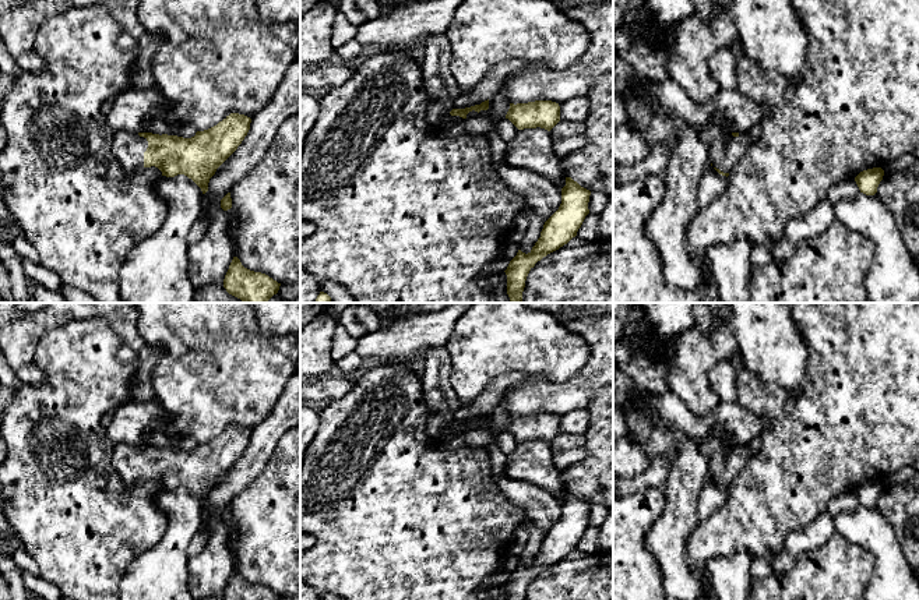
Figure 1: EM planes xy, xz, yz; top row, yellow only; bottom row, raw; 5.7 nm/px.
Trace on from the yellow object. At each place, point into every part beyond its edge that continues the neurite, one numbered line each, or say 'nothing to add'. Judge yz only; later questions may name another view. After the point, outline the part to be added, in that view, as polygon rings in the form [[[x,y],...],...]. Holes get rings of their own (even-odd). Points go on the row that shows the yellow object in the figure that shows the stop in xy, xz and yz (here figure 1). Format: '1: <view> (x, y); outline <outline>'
1: yz (726, 151); outline [[[712,126],[701,130],[701,140],[711,148],[712,167],[730,173],[736,163],[747,153],[750,137],[747,133],[725,135],[721,128]]]

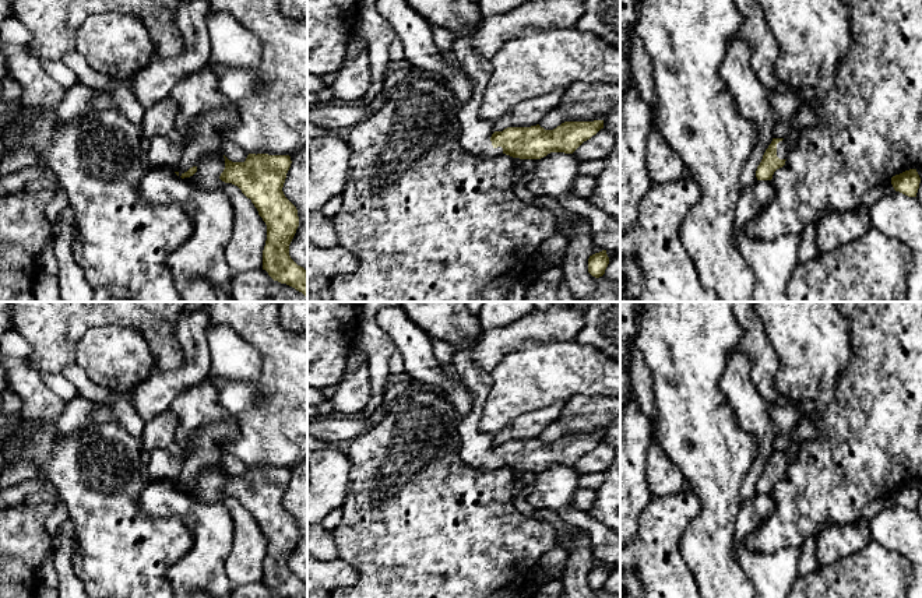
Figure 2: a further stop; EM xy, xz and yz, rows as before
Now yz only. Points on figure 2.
1: yz (783, 150); outline [[[784,140],[780,141],[777,144],[777,156],[780,159],[786,159],[788,152],[789,152],[789,148],[788,148],[786,143]]]

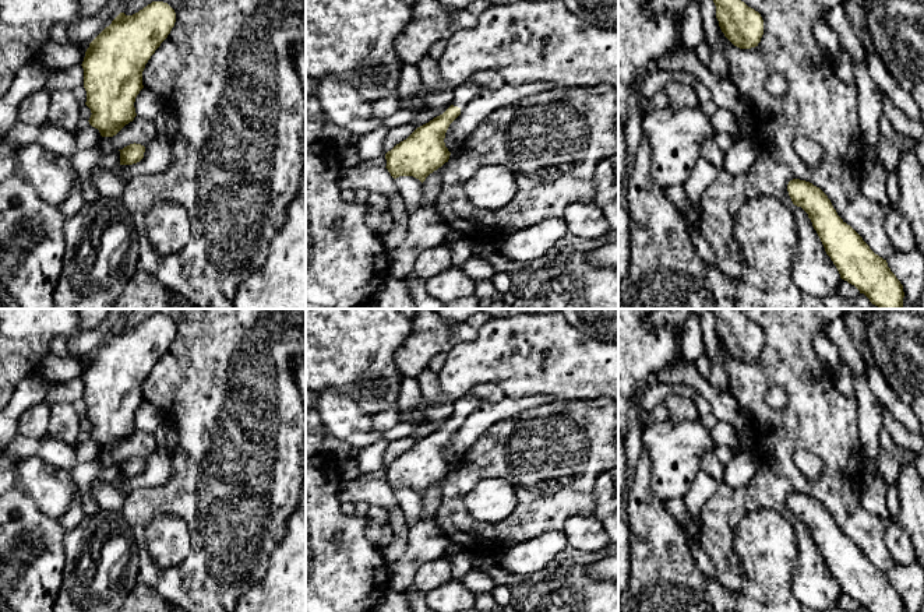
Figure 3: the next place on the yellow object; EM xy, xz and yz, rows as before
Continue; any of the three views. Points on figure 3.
1: xz (468, 91); outline [[[466,81],[463,85],[454,89],[454,106],[465,108],[469,101],[483,92],[483,88],[475,82]]]

